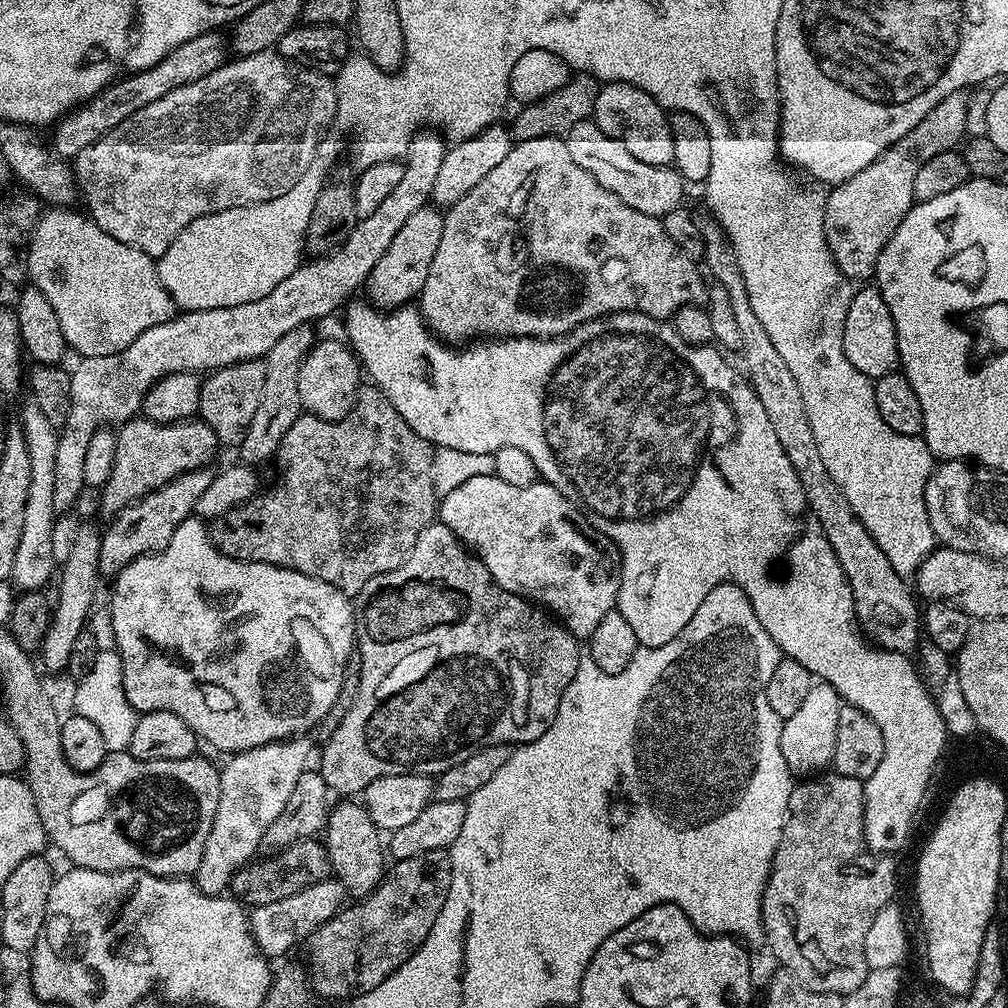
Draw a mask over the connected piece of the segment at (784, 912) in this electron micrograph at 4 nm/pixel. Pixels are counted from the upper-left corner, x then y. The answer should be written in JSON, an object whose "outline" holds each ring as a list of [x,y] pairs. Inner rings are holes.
{"outline":[[[820,774],[815,778],[805,779],[797,783],[790,794],[788,803],[788,814],[783,817],[782,827],[780,830],[780,841],[775,849],[774,858],[772,859],[772,868],[768,871],[768,881],[764,887],[764,893],[760,895],[760,909],[762,910],[762,922],[764,923],[763,939],[768,940],[768,948],[772,951],[772,956],[777,960],[779,967],[783,971],[794,974],[802,986],[806,986],[815,992],[829,992],[846,997],[862,982],[866,981],[869,972],[866,966],[866,933],[870,931],[870,926],[874,922],[874,917],[878,915],[878,910],[882,906],[893,903],[896,892],[896,864],[891,855],[877,854],[869,848],[864,841],[864,810],[866,801],[864,799],[864,781],[858,778],[846,778],[835,774]]]}

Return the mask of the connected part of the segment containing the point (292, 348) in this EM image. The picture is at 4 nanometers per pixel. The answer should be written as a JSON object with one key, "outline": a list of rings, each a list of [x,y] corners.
{"outline":[[[303,326],[290,330],[290,334],[282,334],[274,346],[262,357],[266,366],[266,383],[262,385],[262,402],[258,402],[258,410],[254,410],[254,419],[246,432],[246,438],[238,446],[239,459],[249,466],[257,466],[262,460],[274,457],[280,451],[282,438],[286,438],[286,430],[294,426],[294,422],[302,414],[300,395],[298,394],[298,374],[302,374],[302,362],[308,357],[318,336],[311,332],[312,328]]]}

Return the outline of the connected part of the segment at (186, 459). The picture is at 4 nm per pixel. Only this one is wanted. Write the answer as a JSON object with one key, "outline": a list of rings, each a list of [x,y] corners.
{"outline":[[[133,418],[119,427],[116,435],[116,453],[108,483],[100,496],[100,512],[106,518],[116,517],[121,510],[158,490],[163,484],[192,472],[195,468],[207,468],[213,462],[221,442],[206,426],[206,422],[193,418],[187,422],[159,424],[147,418]]]}

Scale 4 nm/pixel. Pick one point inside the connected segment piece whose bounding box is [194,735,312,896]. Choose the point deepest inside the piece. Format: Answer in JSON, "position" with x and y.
{"position":[254,787]}

